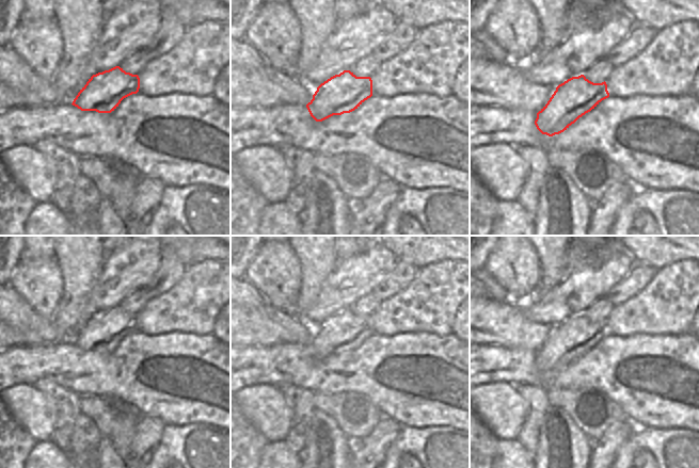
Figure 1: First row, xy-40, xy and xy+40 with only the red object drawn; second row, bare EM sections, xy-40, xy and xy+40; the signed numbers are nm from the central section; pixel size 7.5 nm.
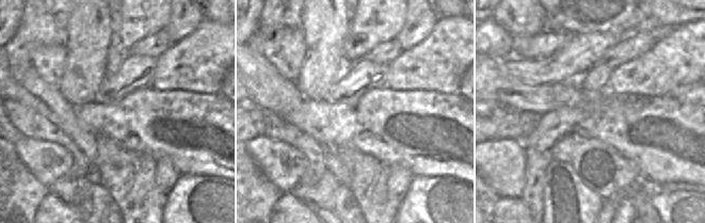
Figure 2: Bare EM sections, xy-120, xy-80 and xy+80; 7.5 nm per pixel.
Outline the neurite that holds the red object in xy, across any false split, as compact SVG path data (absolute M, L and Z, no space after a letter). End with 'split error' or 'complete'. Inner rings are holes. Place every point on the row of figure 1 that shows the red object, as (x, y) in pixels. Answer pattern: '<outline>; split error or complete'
M344 70L321 83L306 108L316 122L322 122L354 111L371 96L370 77L356 77L350 70Z; complete

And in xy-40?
M115 66L93 75L72 104L81 111L111 113L124 98L137 94L139 88L138 75L126 72L120 66Z; complete

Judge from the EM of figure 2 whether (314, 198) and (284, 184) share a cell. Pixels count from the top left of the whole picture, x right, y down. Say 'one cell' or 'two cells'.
two cells

